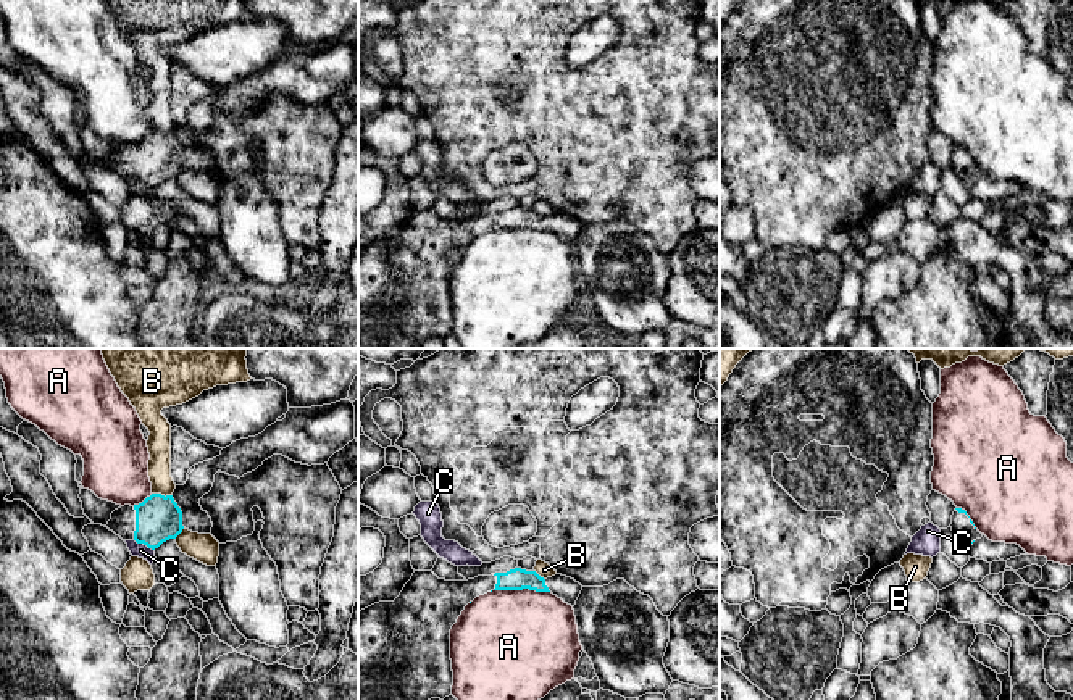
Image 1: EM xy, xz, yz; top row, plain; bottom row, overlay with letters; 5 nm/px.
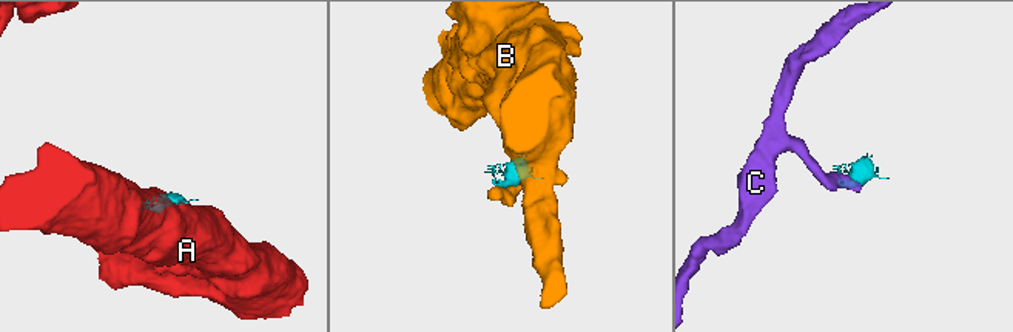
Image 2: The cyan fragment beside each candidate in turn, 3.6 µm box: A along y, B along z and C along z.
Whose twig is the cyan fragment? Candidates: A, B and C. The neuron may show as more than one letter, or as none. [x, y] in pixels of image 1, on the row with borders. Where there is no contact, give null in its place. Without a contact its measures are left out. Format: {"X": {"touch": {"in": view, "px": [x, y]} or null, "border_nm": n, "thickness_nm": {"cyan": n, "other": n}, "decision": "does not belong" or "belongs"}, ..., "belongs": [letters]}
{"A": {"touch": {"in": "xz", "px": [520, 589]}, "border_nm": 300, "thickness_nm": {"cyan": 110, "other": 500}, "decision": "does not belong"}, "B": {"touch": {"in": "xy", "px": [160, 494]}, "border_nm": 110, "thickness_nm": {"cyan": 240, "other": 120}, "decision": "does not belong"}, "C": {"touch": {"in": "xy", "px": [144, 544]}, "border_nm": 120, "thickness_nm": {"cyan": 240, "other": 70}, "decision": "does not belong"}, "belongs": []}

